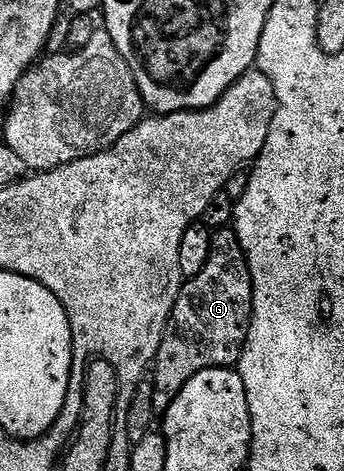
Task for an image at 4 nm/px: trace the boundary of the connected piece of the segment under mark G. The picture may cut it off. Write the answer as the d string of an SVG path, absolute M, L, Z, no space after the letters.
M226 226L213 231L207 265L182 286L169 318L157 358L151 368L151 407L164 413L179 397L183 385L212 367L236 368L253 320L253 274L236 230Z

